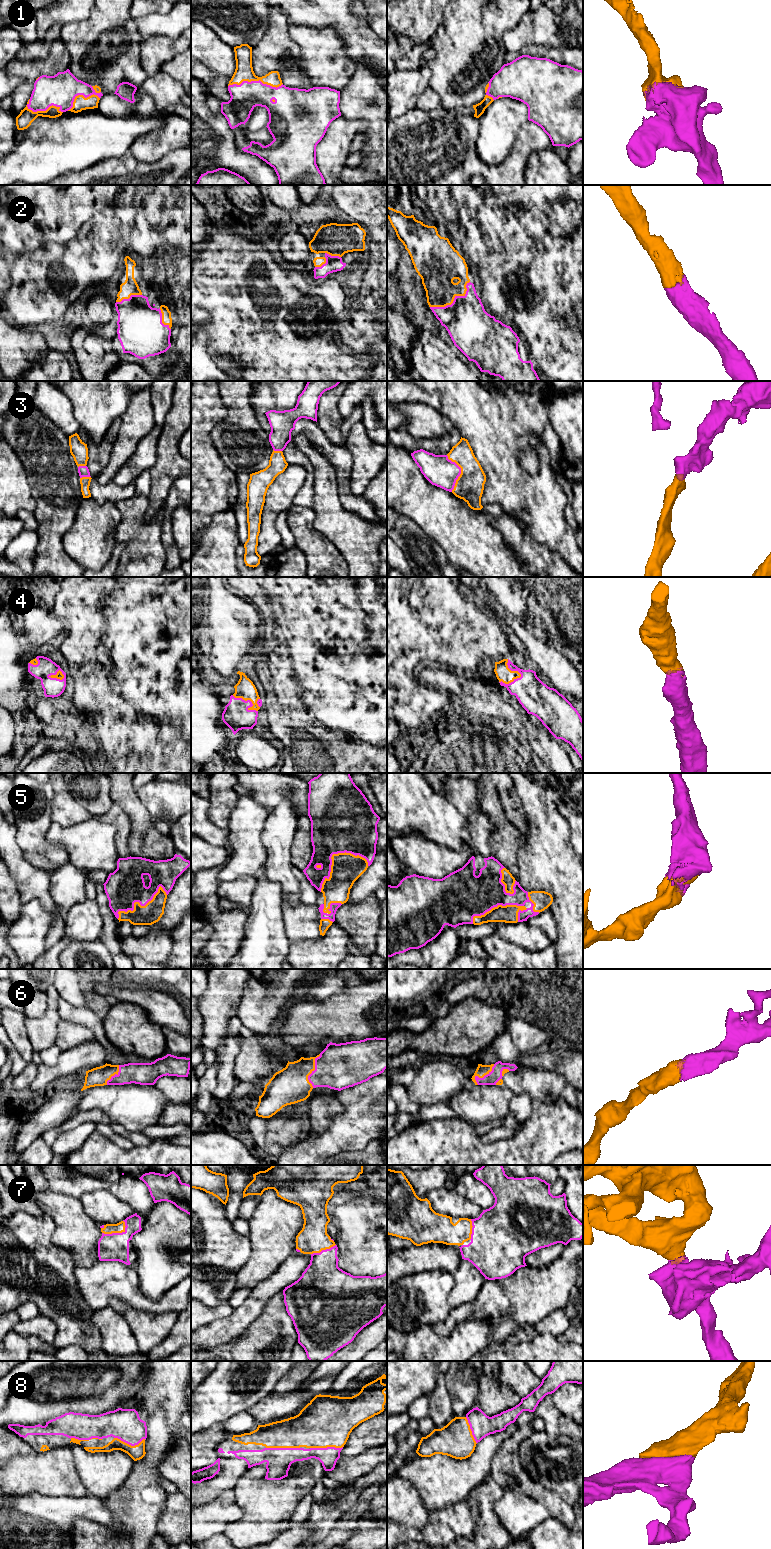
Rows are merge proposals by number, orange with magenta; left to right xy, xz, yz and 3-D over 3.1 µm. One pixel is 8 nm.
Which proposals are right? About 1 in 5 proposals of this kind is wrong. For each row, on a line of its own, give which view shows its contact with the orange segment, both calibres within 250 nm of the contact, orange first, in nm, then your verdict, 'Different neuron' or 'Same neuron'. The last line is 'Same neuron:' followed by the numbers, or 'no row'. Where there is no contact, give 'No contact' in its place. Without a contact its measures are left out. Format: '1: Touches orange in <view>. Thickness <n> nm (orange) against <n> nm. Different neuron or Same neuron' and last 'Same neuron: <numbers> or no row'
1: Touches orange in xz. Thickness 140 nm (orange) against 220 nm. Same neuron
2: Touches orange in yz. Thickness 260 nm (orange) against 360 nm. Same neuron
3: Touches orange in yz. Thickness 240 nm (orange) against 240 nm. Same neuron
4: Touches orange in yz. Thickness 120 nm (orange) against 260 nm. Same neuron
5: Touches orange in xz. Thickness 240 nm (orange) against 440 nm. Same neuron
6: Touches orange in xz. Thickness 300 nm (orange) against 360 nm. Same neuron
7: Touches orange in xy. Thickness 80 nm (orange) against 220 nm. Same neuron
8: Touches orange in xz. Thickness 300 nm (orange) against 200 nm. Same neuron
Same neuron: 1, 2, 3, 4, 5, 6, 7, 8

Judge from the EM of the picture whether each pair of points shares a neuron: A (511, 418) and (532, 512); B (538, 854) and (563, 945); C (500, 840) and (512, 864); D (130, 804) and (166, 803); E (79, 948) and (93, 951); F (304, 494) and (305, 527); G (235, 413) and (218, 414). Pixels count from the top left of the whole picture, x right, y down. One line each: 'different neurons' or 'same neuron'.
A: same neuron
B: same neuron
C: same neuron
D: different neurons
E: same neuron
F: different neurons
G: different neurons

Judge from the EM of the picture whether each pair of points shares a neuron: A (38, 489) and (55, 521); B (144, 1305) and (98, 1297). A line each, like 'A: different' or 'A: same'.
A: same
B: same

